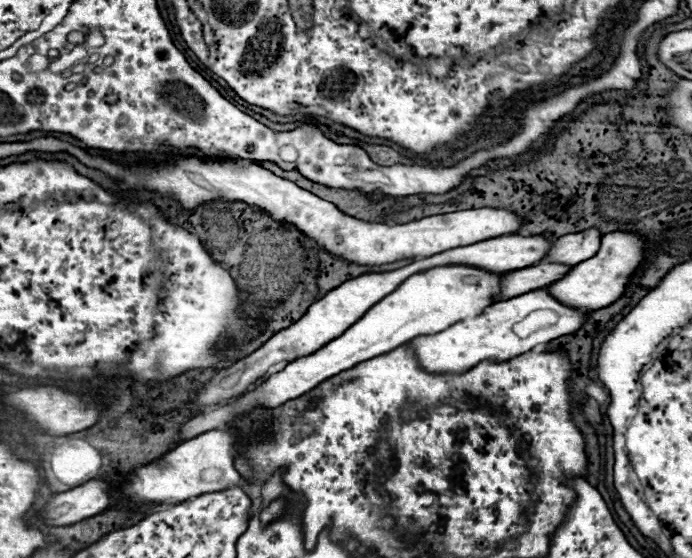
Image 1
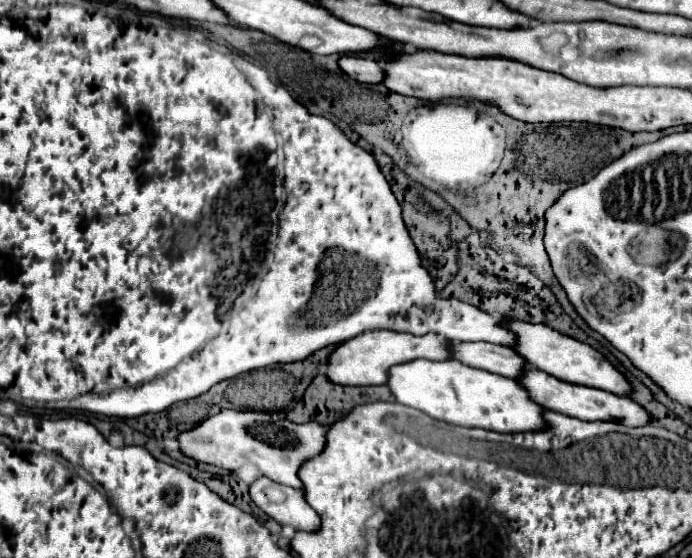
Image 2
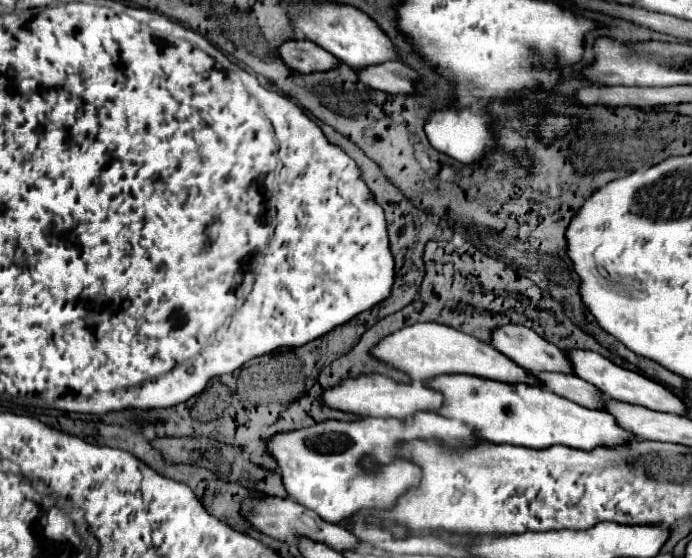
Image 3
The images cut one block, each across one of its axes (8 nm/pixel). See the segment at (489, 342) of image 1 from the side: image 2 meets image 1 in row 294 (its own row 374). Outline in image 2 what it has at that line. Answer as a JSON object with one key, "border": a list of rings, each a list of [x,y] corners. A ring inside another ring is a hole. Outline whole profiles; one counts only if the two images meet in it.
{"border":[[[524,368],[524,372],[516,378],[516,382],[520,382],[520,386],[524,388],[524,392],[528,394],[530,400],[536,400],[536,404],[540,404],[548,410],[562,412],[566,416],[574,416],[580,420],[614,420],[614,422],[620,422],[630,428],[650,424],[648,412],[642,406],[638,406],[636,402],[632,402],[630,398],[616,396],[612,392],[604,392],[598,388],[568,384],[564,380],[556,380],[556,376],[548,376],[548,372],[540,372],[538,368]]]}

